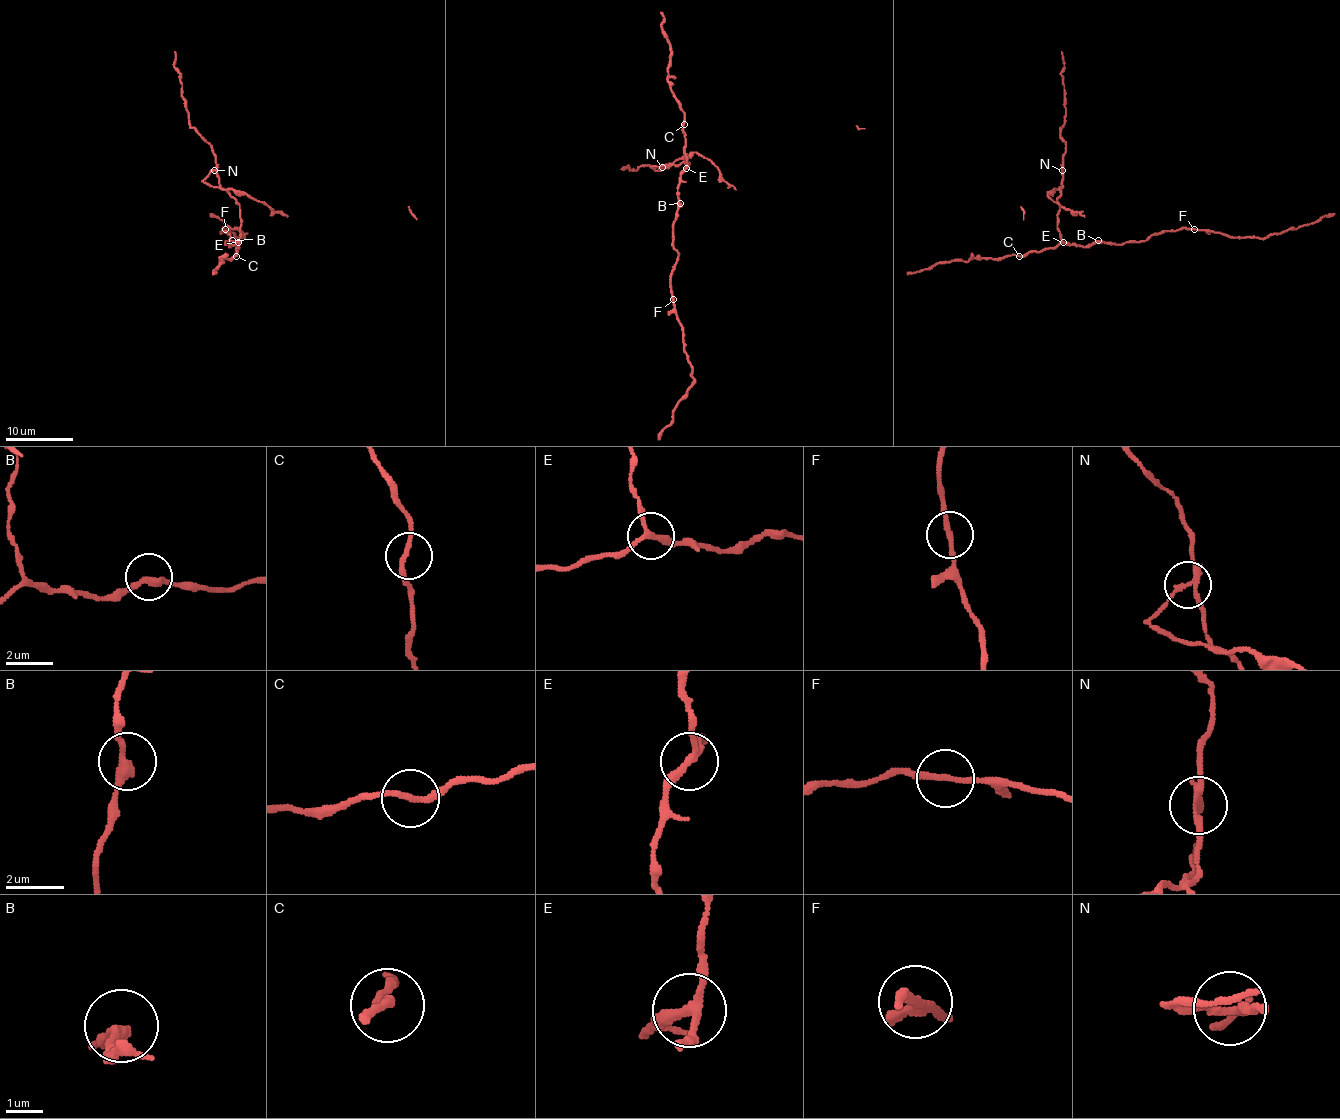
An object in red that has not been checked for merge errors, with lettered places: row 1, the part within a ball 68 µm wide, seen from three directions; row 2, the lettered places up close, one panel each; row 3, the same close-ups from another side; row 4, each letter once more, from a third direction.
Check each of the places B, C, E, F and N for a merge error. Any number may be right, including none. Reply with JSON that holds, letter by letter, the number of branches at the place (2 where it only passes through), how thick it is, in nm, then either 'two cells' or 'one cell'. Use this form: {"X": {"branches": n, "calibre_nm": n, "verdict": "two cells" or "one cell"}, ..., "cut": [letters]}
{"B": {"branches": 2, "calibre_nm": 280, "verdict": "one cell"}, "C": {"branches": 2, "calibre_nm": 200, "verdict": "one cell"}, "E": {"branches": 3, "calibre_nm": 240, "verdict": "one cell"}, "F": {"branches": 2, "calibre_nm": 200, "verdict": "one cell"}, "N": {"branches": 3, "calibre_nm": 200, "verdict": "two cells"}, "cut": ["N"]}

